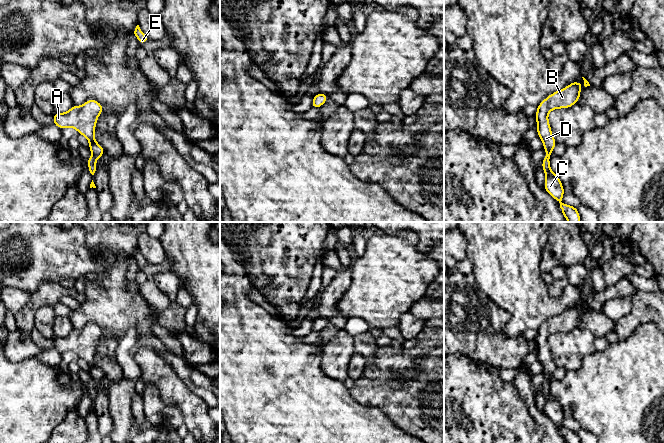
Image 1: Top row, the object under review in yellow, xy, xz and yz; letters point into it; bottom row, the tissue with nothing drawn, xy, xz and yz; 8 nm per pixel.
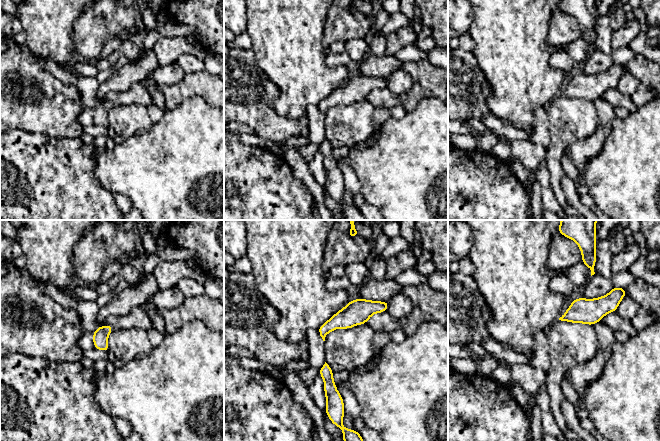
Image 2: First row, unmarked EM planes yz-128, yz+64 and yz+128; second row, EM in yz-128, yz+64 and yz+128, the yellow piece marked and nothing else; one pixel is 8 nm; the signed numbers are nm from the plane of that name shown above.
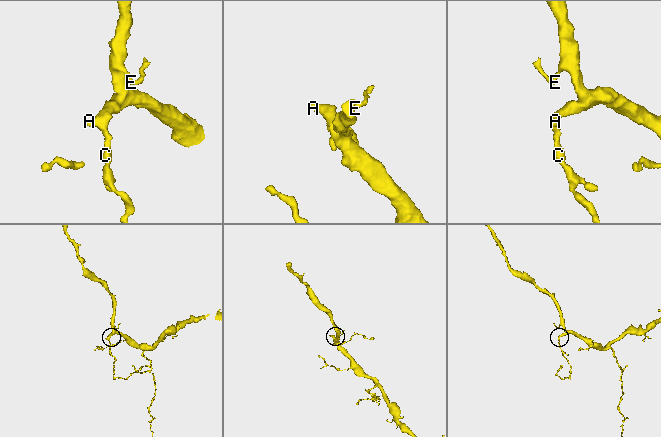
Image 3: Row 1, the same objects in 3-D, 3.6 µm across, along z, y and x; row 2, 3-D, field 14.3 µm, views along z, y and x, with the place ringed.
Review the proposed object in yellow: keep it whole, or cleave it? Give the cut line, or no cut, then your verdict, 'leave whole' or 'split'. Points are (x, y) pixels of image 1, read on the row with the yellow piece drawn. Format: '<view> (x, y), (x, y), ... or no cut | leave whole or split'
no cut | leave whole

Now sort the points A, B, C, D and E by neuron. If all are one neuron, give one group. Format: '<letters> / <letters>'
A B C D E

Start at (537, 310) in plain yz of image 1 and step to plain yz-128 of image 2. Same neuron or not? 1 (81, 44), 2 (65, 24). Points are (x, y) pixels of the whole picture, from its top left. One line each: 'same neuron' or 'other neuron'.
1: other neuron
2: same neuron

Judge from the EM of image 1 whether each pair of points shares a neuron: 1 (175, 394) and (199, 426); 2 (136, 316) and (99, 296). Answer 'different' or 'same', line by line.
1: same
2: same

